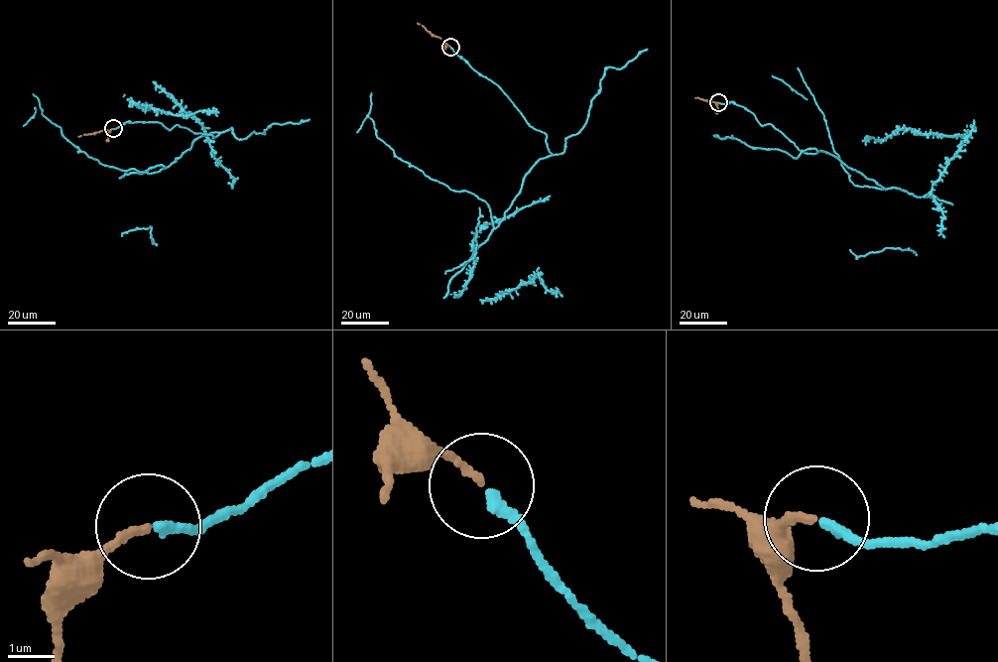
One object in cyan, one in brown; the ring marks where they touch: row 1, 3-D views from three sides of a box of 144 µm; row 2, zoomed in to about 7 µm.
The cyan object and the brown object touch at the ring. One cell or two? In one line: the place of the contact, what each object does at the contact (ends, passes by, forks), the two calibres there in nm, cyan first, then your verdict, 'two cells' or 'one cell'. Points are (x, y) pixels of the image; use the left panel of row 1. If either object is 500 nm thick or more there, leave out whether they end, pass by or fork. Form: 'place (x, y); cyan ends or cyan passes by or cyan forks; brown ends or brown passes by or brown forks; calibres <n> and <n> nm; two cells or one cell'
place (113, 128); cyan ends; brown ends; calibres 240 and 150 nm; one cell

